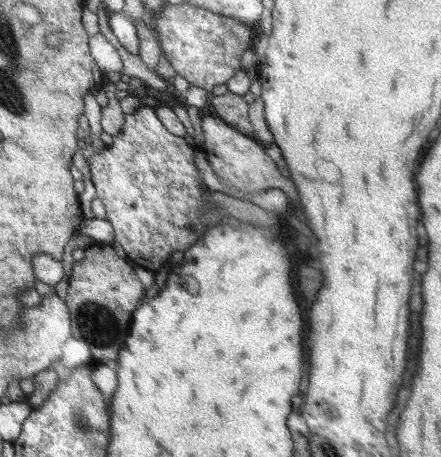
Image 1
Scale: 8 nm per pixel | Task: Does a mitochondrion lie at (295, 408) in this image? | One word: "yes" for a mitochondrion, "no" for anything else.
no

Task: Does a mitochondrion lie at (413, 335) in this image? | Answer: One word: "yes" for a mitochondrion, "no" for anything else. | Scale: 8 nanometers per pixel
no

